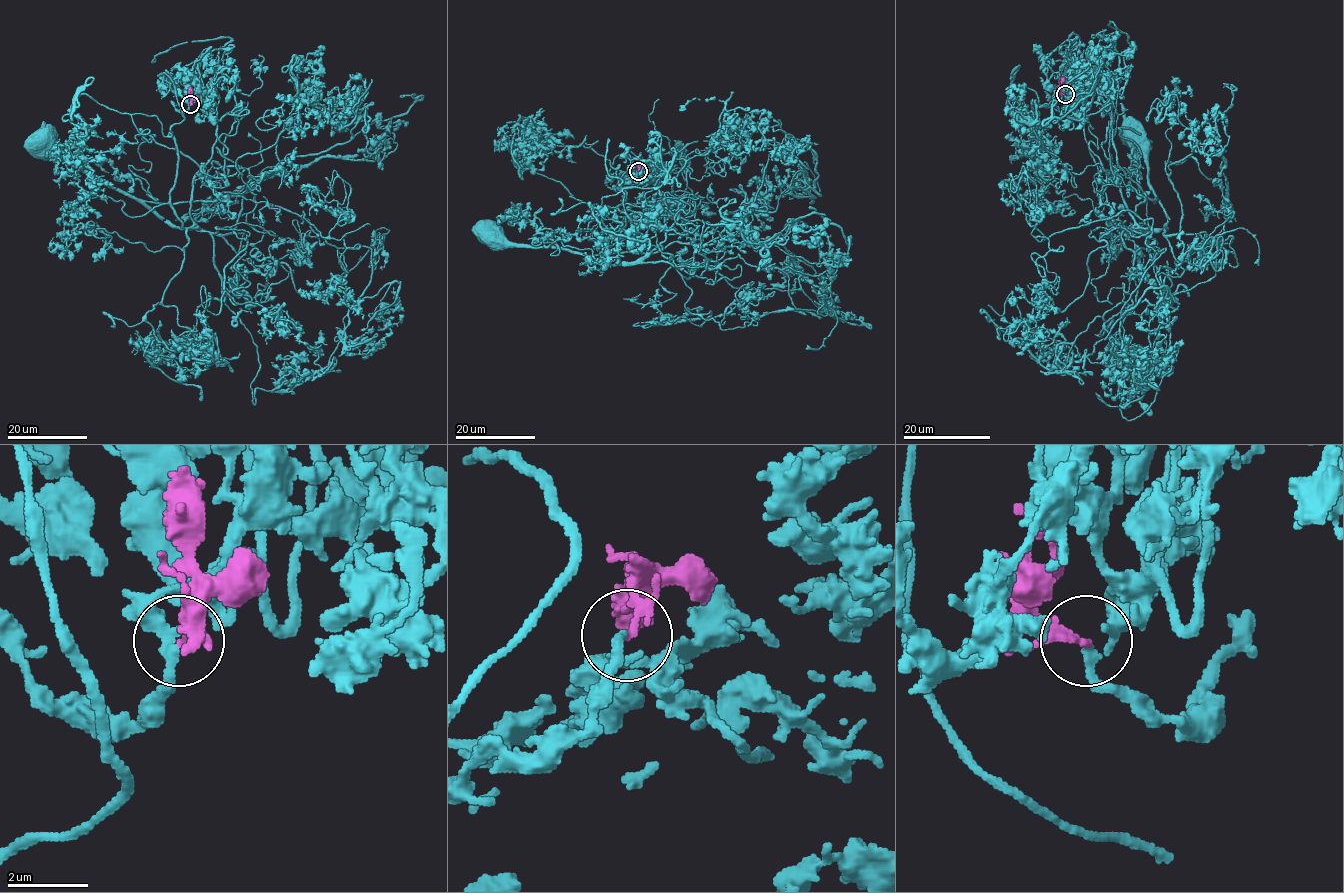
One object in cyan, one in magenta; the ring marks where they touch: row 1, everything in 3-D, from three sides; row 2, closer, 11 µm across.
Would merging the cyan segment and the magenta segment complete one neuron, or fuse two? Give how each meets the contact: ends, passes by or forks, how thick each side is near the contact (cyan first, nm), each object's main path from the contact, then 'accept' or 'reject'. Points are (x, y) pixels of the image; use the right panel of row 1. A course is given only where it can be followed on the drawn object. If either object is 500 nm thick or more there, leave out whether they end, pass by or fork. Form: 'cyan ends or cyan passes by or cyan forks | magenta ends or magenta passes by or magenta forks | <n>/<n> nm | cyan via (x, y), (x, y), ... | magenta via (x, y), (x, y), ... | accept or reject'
cyan passes by | magenta passes by | 180/140 nm | cyan via (1066, 95), (1078, 75), (1061, 66), (1062, 102), (1093, 128), (1100, 165), (1155, 202), (1129, 135) | magenta via (1066, 95), (1060, 91), (1064, 76) | accept

